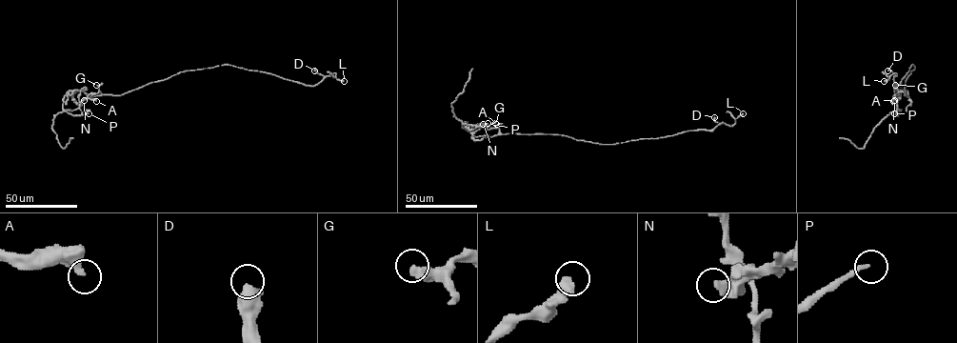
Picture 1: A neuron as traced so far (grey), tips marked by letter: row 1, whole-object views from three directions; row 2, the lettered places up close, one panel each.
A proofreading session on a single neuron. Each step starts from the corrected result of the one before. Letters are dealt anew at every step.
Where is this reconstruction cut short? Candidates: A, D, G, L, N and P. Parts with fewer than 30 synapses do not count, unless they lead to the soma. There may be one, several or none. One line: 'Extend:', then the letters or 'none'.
Extend: P

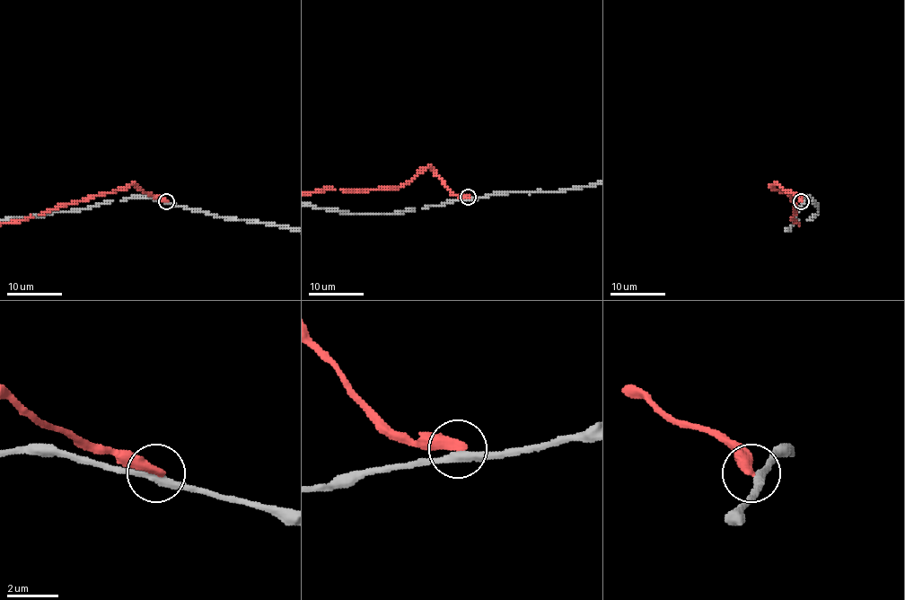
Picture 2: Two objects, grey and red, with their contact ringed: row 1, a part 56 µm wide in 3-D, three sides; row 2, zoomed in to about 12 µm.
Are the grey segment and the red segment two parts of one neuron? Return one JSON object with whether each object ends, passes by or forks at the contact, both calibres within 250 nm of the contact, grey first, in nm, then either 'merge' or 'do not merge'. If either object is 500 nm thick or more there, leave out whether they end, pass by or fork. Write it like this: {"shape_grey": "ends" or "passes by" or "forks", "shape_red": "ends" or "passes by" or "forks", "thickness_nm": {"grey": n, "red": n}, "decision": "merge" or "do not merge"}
{"shape_grey": "passes by", "shape_red": "ends", "thickness_nm": {"grey": 320, "red": 400}, "decision": "do not merge"}

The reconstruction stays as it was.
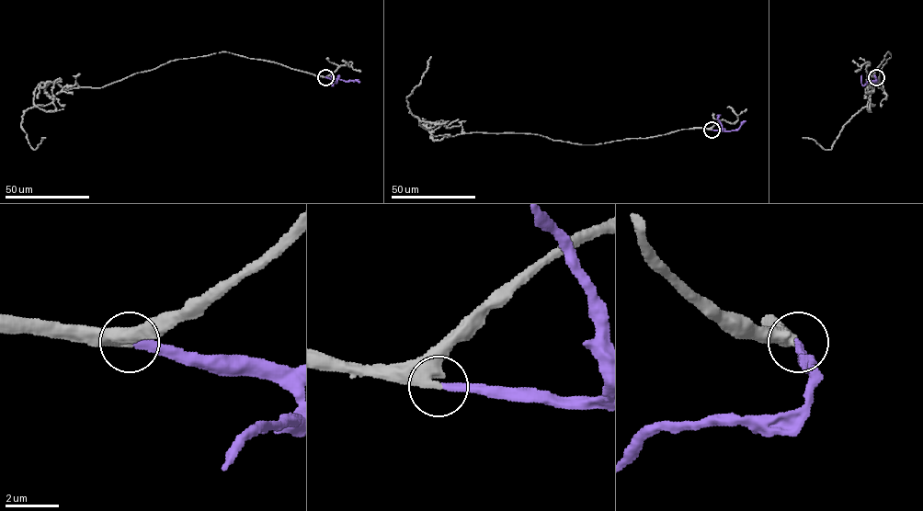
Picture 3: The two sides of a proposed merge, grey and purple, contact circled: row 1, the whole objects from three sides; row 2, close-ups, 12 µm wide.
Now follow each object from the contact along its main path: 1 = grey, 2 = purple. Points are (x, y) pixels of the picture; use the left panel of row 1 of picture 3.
1: (325, 77), (222, 51), (171, 61), (96, 88), (40, 83), (21, 126), (33, 149), (45, 137)
2: (325, 77), (360, 82)

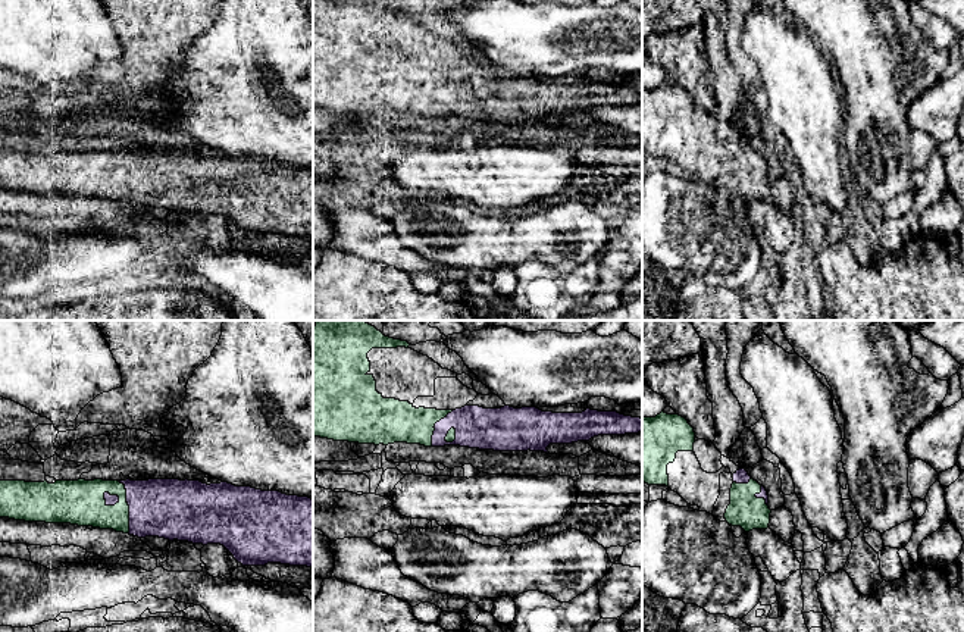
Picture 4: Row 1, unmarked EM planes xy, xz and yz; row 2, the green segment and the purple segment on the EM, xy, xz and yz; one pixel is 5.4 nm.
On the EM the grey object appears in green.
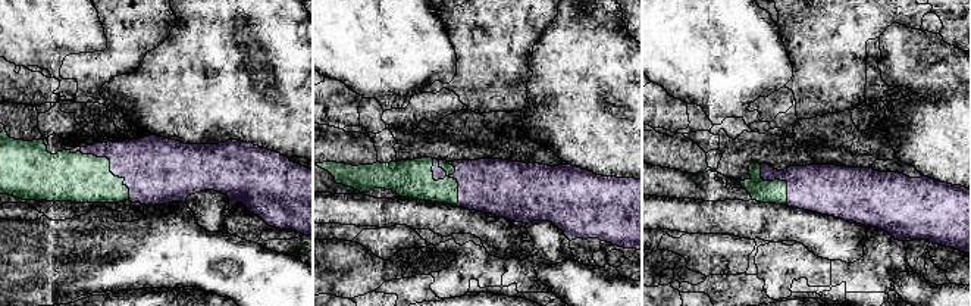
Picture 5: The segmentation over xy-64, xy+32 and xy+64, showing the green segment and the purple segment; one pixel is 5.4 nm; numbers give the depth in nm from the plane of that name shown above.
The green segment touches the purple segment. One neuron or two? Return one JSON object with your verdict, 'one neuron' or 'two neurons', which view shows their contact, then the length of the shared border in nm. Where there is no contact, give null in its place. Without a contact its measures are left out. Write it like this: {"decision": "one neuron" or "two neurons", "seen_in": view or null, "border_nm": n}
{"decision": "one neuron", "seen_in": "xy", "border_nm": 300}

